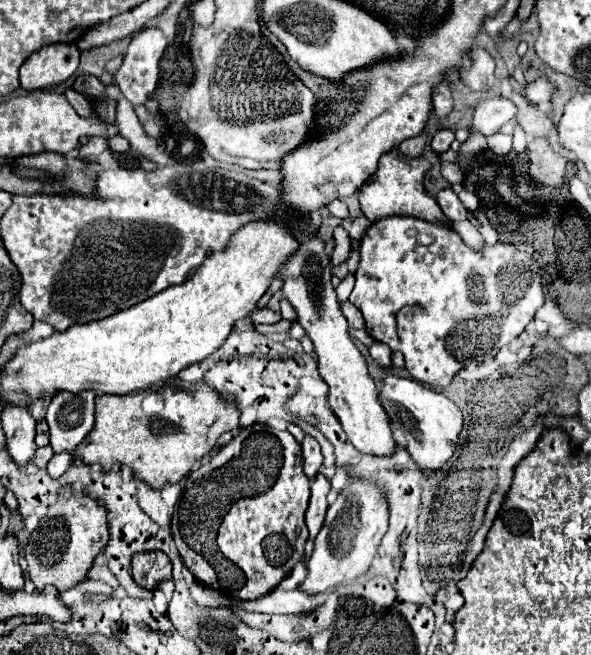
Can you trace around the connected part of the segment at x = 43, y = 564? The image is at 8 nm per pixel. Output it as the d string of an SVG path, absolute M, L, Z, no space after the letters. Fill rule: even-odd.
M60 490L58 502L48 508L46 520L40 522L36 534L30 534L28 546L26 546L26 562L28 562L28 576L34 582L38 590L52 584L58 590L70 590L78 582L86 580L88 570L94 564L94 558L104 550L108 544L108 520L106 520L106 508L100 508L98 502L86 494L76 494L74 490Z

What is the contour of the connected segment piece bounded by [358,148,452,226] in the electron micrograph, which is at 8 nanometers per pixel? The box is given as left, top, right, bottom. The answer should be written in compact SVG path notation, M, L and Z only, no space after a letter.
M392 148L390 152L382 154L380 158L380 166L374 172L374 176L370 176L370 180L366 180L366 184L362 184L362 188L358 190L358 200L362 206L364 216L370 222L376 222L380 218L388 218L388 216L414 216L426 222L434 222L434 224L452 224L440 210L440 206L436 204L436 200L432 196L426 194L424 190L424 174L430 170L430 162L426 158L412 158L402 154L398 148Z

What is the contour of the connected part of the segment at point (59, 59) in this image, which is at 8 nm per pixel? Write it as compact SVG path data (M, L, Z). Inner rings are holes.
M50 44L36 50L20 68L20 86L30 92L64 82L76 72L78 56L74 44Z

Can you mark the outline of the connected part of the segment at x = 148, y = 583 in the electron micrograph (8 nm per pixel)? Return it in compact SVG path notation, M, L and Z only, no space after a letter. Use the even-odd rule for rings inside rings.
M140 552L132 560L132 576L138 586L154 590L162 580L172 578L172 564L164 552Z

